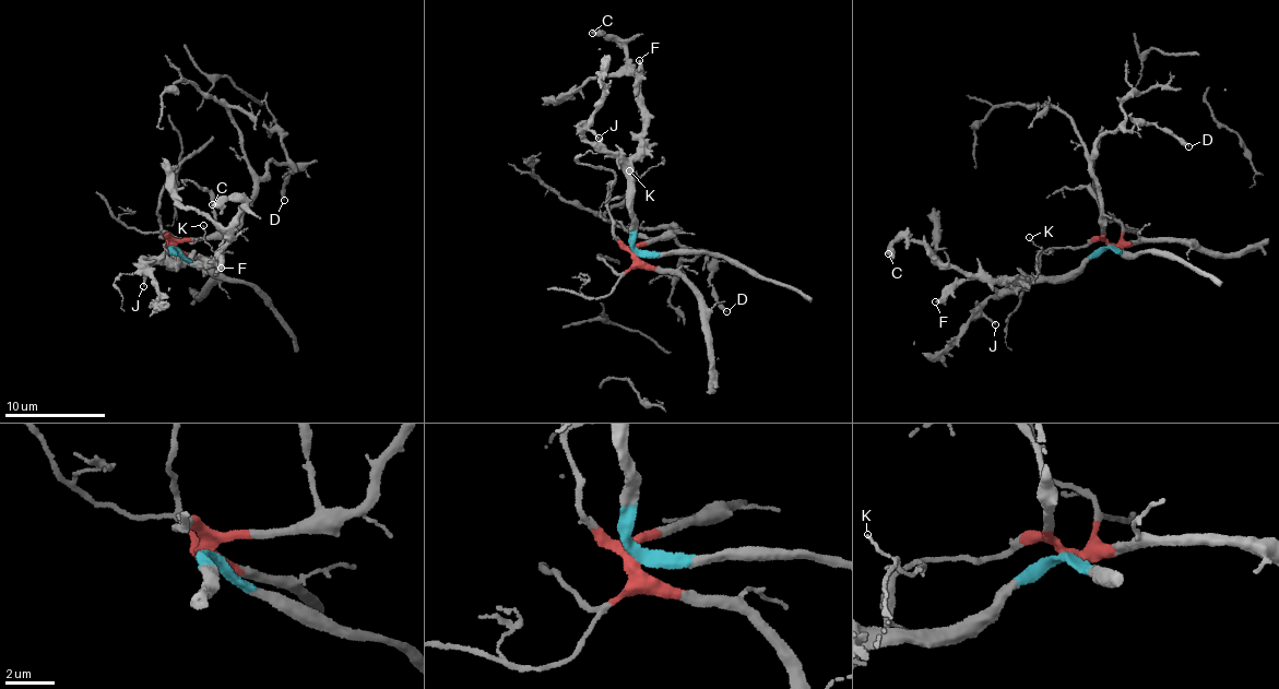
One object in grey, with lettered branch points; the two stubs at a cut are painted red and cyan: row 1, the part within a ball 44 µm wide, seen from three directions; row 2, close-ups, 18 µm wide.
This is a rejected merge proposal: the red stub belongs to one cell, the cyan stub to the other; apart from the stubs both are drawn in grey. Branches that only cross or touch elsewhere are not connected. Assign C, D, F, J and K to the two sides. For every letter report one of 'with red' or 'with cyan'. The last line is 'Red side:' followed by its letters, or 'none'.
C: with cyan
D: with red
F: with cyan
J: with cyan
K: with red
Red side: D, K

